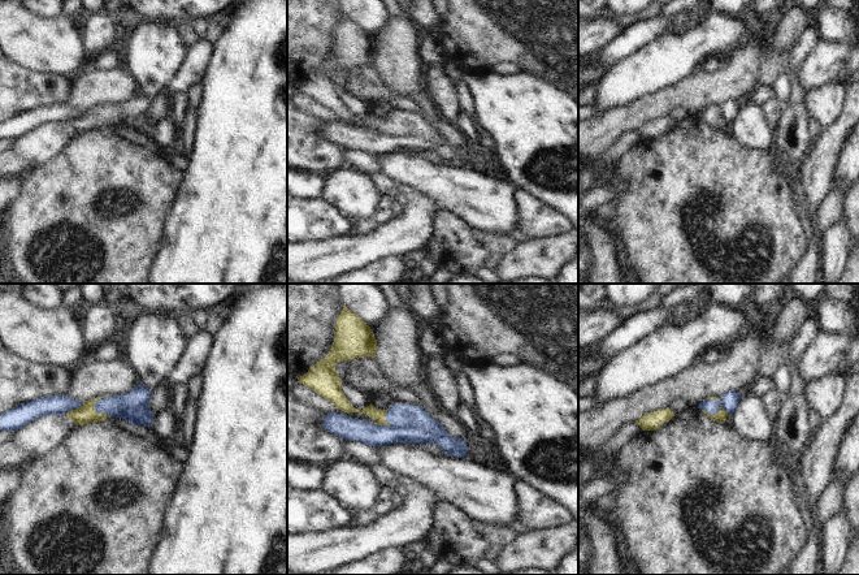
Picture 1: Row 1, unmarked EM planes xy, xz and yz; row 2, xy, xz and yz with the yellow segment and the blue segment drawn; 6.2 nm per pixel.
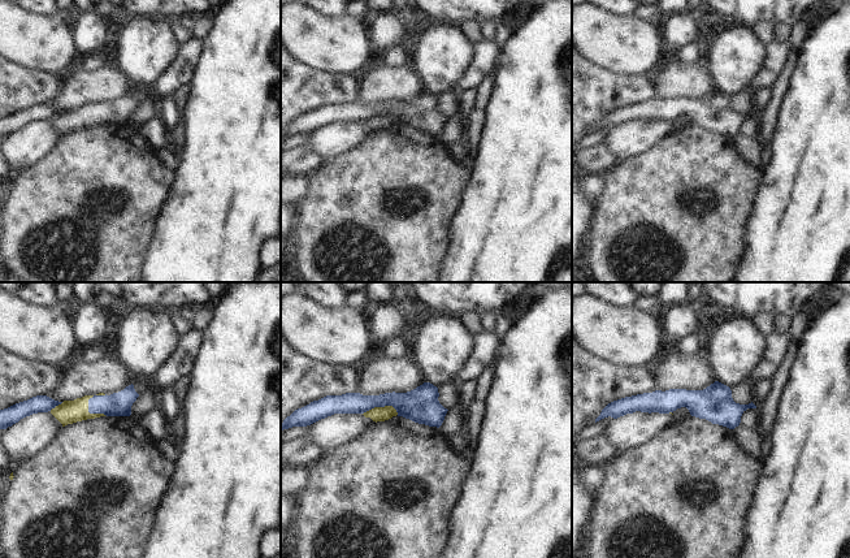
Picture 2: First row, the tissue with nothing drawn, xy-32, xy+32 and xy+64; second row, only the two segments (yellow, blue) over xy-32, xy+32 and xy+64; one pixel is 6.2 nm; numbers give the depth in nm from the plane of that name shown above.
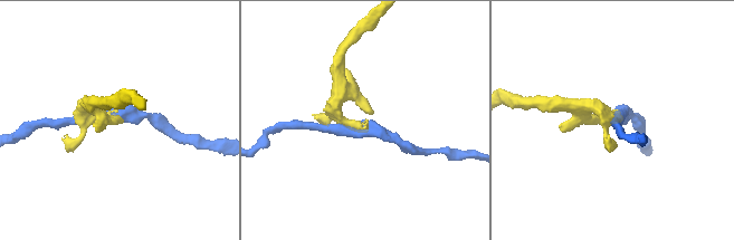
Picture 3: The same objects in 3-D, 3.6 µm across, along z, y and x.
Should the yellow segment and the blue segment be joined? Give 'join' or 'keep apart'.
keep apart

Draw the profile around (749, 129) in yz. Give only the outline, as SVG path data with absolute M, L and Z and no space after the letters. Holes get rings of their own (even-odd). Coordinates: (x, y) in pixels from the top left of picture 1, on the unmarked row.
M749 101L741 103L738 117L726 126L725 133L738 146L772 152L775 134L767 127L762 107Z

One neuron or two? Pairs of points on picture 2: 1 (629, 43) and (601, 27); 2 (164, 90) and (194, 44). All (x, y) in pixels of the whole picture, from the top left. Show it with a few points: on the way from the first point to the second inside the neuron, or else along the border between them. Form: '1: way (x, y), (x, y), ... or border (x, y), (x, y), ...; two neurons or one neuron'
1: way (623, 43), (615, 42), (607, 34); one neuron
2: way (174, 78), (186, 66), (190, 56); one neuron

